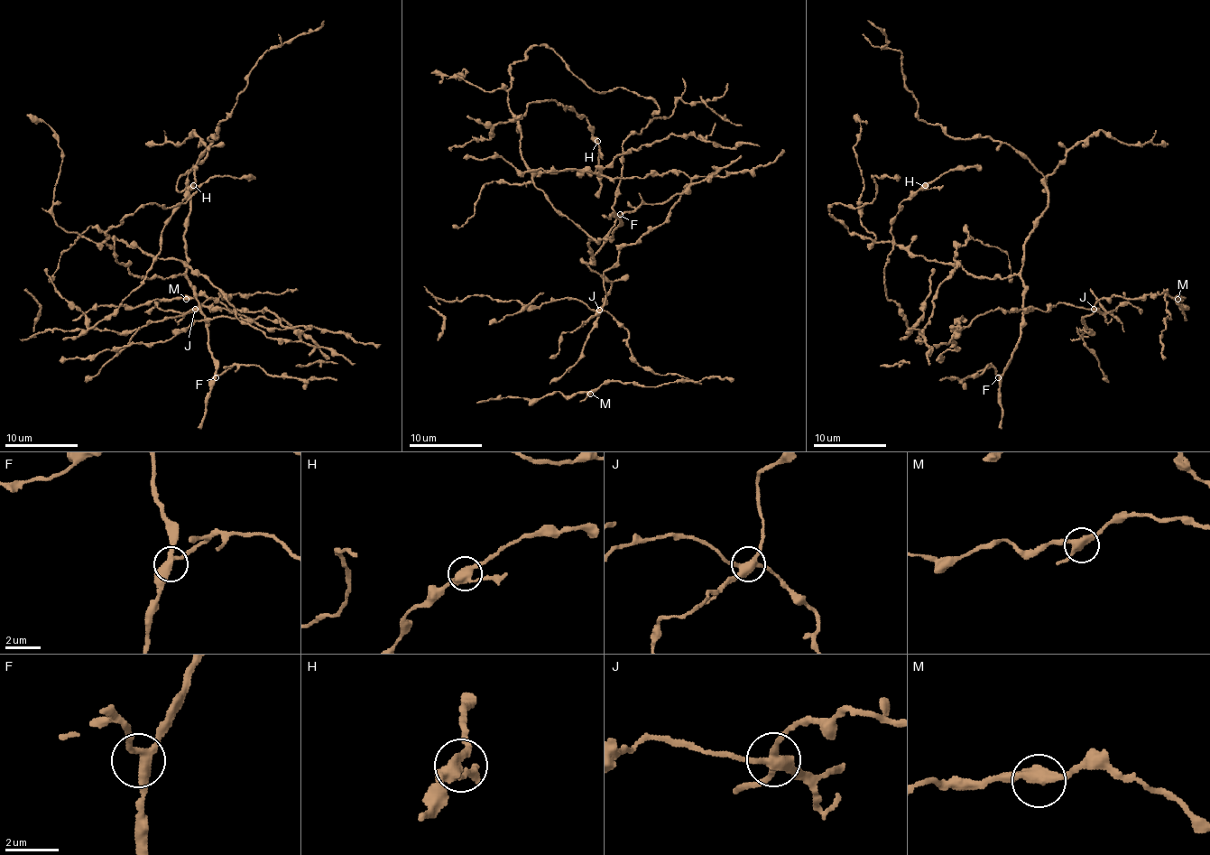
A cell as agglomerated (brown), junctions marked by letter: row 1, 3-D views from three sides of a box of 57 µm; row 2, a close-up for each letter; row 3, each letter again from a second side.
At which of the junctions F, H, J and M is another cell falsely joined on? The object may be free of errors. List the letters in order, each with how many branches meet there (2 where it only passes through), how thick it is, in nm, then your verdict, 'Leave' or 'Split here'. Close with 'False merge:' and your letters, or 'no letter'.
F: Branches: 3. Thickness 340 nm. Leave
H: Branches: 3. Thickness 360 nm. Leave
J: Branches: 4. Thickness 360 nm. Split here
M: Branches: 3. Thickness 340 nm. Leave
False merge: J

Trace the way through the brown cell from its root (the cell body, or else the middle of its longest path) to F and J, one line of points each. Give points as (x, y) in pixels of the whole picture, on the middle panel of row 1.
F: (532, 176), (532, 181), (549, 201), (595, 240), (609, 240), (613, 236), (620, 223), (620, 214)
J: (532, 176), (558, 210), (592, 238), (616, 246), (618, 260), (603, 273), (605, 304), (599, 310)

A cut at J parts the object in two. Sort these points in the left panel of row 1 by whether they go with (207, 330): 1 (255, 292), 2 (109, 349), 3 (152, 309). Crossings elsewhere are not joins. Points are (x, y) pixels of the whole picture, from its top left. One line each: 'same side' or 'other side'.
1: other side
2: same side
3: same side

